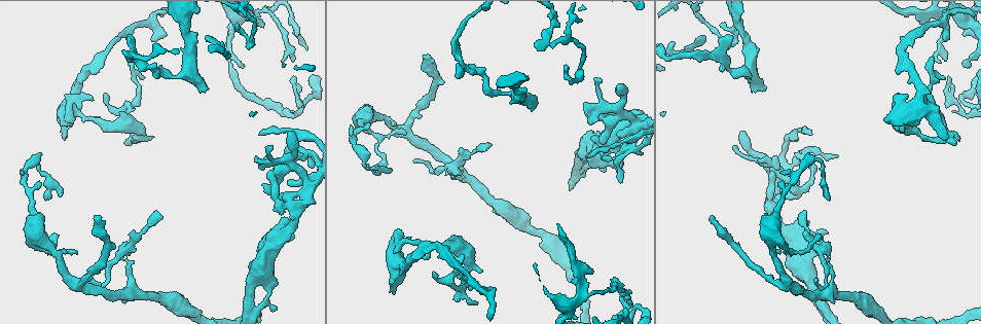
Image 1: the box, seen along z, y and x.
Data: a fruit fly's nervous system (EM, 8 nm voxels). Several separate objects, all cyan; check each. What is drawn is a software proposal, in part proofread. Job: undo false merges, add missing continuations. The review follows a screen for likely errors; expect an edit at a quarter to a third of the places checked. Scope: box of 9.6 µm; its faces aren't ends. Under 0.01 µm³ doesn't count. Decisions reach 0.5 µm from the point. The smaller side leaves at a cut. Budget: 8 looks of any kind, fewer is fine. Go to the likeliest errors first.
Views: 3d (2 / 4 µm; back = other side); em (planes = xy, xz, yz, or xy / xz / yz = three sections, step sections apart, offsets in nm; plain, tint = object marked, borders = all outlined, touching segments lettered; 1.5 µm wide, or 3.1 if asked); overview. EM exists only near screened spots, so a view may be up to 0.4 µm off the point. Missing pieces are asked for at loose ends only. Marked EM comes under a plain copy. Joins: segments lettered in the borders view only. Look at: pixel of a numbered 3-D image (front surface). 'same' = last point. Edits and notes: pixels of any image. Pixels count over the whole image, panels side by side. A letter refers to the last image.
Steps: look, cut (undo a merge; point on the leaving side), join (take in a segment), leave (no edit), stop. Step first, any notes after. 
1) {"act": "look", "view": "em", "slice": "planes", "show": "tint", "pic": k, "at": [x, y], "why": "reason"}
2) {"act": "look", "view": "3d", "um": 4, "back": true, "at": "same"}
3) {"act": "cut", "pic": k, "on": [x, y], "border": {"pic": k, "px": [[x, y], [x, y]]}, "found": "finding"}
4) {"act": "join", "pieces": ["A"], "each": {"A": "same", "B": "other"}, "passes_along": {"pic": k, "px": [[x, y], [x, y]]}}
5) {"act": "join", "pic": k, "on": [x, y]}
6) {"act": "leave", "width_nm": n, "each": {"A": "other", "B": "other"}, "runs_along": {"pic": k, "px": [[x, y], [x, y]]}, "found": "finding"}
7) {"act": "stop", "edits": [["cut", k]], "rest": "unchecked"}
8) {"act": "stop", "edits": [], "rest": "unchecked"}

{"act": "look", "view": "3d", "um": 4, "pic": 1, "at": [287, 160], "why": "closes a loop"}

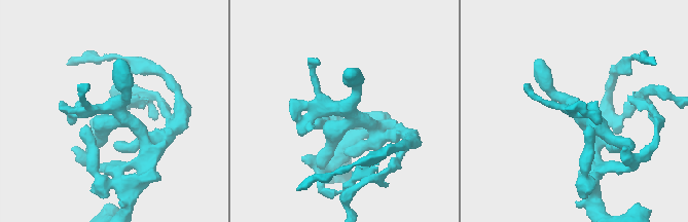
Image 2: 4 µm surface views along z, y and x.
{"act": "look", "view": "em", "slice": "planes", "show": "borders", "pic": 2, "at": [344, 110], "why": "now the EM"}

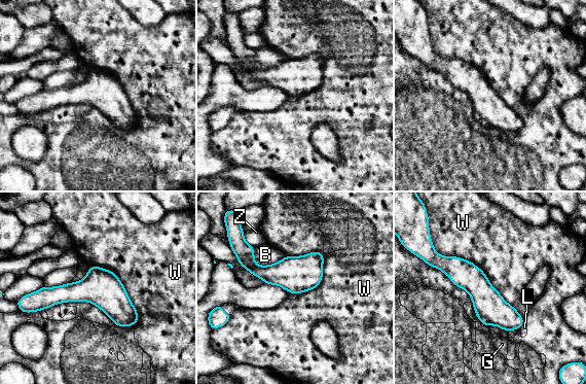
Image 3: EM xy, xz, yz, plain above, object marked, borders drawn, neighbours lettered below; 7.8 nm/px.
{"act": "leave", "longest_contact_nm": ["W", 1000], "each": {"B": "other", "G": "other", "L": "other", "W": "other", "Z": "other"}, "runs_along": {"pic": 3, "px": [[431, 254], [459, 270], [518, 325]]}, "found": "one neuron here"}

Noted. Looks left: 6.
{"act": "look", "view": "em", "slice": "planes", "show": "borders", "pic": 1, "at": [458, 299], "why": "branch stops here"}

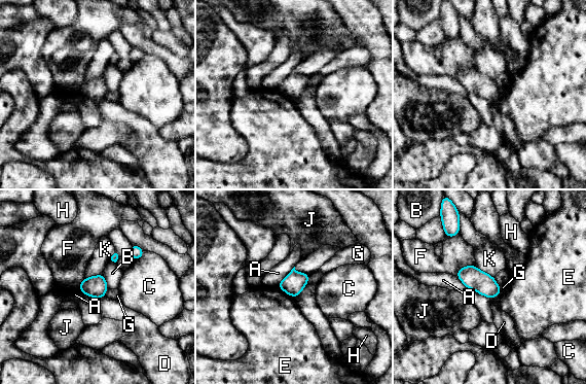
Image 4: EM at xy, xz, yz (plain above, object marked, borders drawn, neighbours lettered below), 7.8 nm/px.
{"act": "leave", "each": {"A": "other", "B": "other", "C": "other", "D": "other", "E": "other", "F": "other", "G": "other", "H": "other", "J": "other", "K": "other"}, "border": {"pic": 4, "px": [[310, 275], [306, 285], [295, 298]]}, "found": "no lettered segment goes on from it"}

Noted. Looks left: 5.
{"act": "look", "view": "3d", "um": 4, "pic": 1, "at": [282, 62], "why": "an open end"}

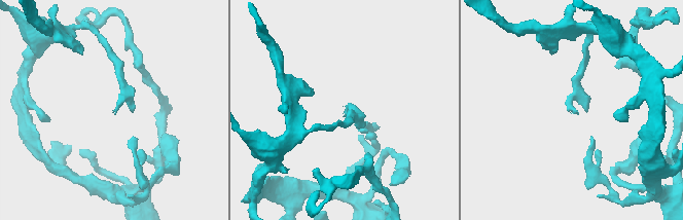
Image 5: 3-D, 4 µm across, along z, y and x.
{"act": "look", "view": "em", "slice": "xz", "step": 8, "show": "borders", "pic": 5, "at": [578, 113], "why": "now the EM"}

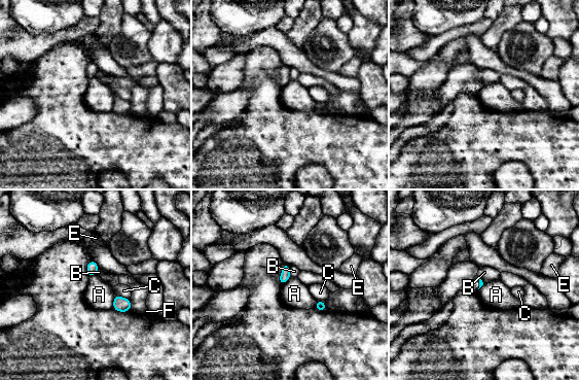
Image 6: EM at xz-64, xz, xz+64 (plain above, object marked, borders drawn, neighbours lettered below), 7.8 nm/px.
{"act": "look", "view": "em", "slice": "xy", "step": 4, "show": "borders", "at": "same"}

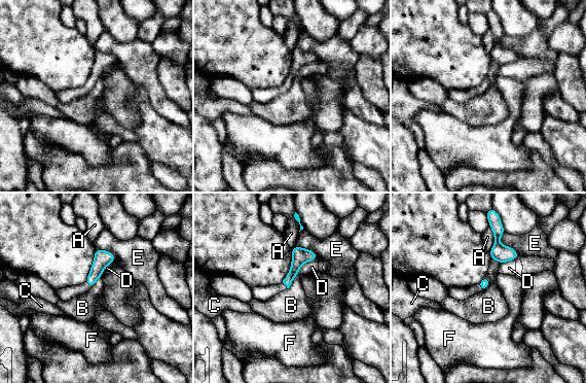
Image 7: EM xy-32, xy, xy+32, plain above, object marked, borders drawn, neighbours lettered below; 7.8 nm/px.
{"act": "leave", "each": {"A": "other", "B": "other", "C": "other", "D": "other", "E": "other", "F": "other"}, "border": {"pic": 7, "px": [[489, 225], [493, 245], [488, 252]]}, "found": "no lettered segment goes on from it"}

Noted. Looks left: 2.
{"act": "stop", "edits": [], "rest": "unchecked"}

